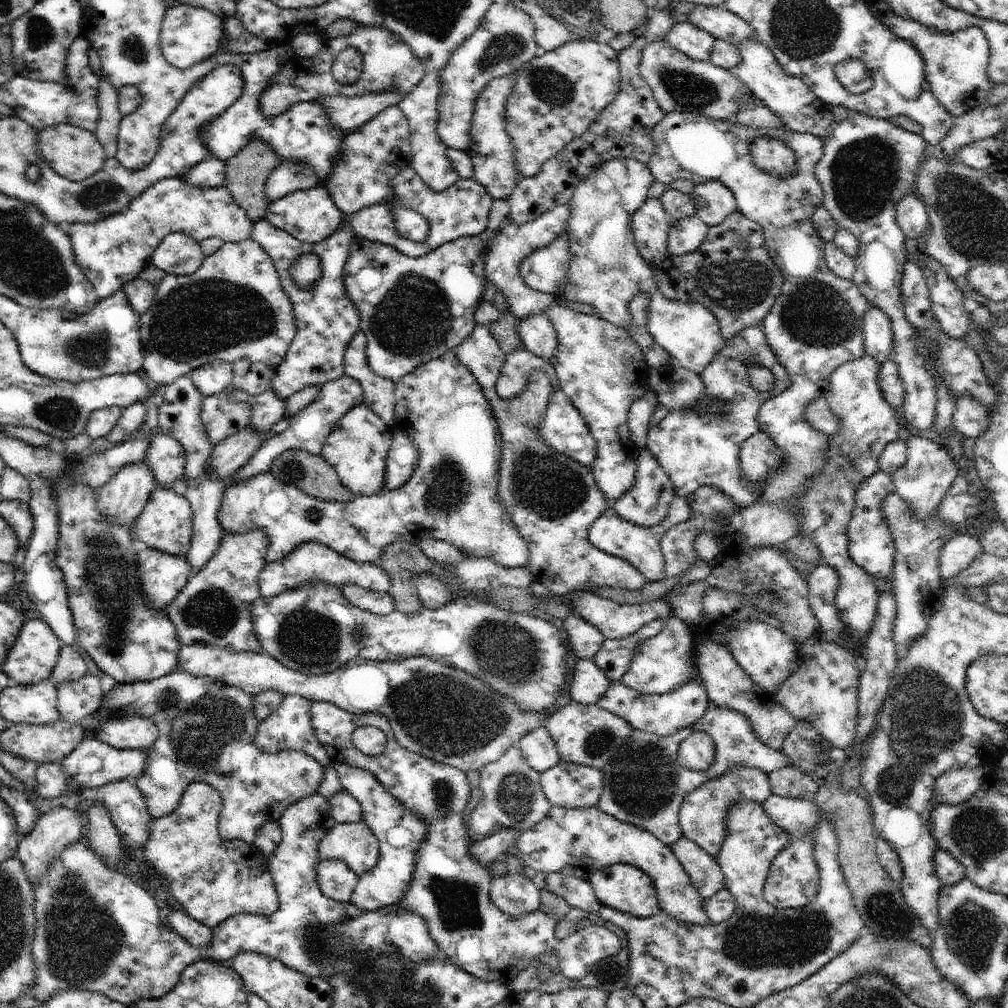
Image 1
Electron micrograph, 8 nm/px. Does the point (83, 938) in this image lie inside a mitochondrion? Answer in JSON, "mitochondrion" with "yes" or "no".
{"mitochondrion":"yes"}

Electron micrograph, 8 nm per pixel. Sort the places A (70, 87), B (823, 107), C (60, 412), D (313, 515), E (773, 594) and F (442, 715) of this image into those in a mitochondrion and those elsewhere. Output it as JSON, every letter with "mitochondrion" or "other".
{"A":"other","B":"other","C":"mitochondrion","D":"mitochondrion","E":"mitochondrion","F":"mitochondrion"}

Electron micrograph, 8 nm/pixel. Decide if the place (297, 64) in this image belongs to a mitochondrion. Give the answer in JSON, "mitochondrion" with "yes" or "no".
{"mitochondrion":"no"}

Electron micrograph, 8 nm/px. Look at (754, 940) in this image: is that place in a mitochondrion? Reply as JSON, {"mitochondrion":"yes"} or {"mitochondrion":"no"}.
{"mitochondrion":"yes"}

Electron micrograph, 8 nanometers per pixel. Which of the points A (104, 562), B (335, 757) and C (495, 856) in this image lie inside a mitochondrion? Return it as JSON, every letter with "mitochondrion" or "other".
{"A":"mitochondrion","B":"other","C":"other"}

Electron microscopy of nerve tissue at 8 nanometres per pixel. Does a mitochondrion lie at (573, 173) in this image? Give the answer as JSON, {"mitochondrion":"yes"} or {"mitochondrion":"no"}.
{"mitochondrion":"no"}

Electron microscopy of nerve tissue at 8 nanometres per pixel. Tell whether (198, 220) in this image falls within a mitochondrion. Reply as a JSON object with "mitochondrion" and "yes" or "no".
{"mitochondrion":"no"}

